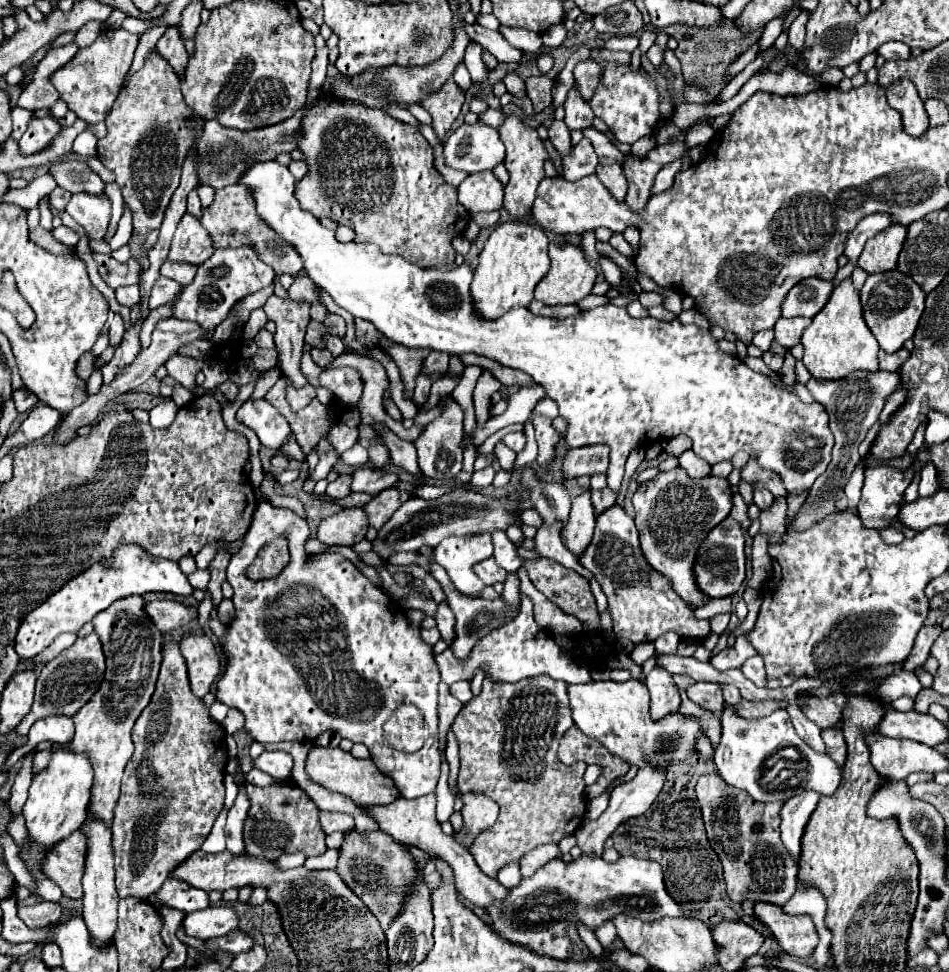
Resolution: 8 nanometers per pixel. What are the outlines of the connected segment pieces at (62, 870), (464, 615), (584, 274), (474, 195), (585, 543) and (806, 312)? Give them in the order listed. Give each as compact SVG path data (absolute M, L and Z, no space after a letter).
M75 831L73 835L57 843L43 861L43 871L47 873L47 877L53 879L69 899L83 897L81 877L85 873L85 851L87 839L81 831Z
M433 563L431 569L433 569L431 575L445 587L445 595L447 595L447 599L449 599L449 607L453 609L453 613L455 613L455 617L457 617L457 637L455 637L455 641L453 641L453 645L451 645L451 649L453 649L453 653L455 653L457 659L461 659L461 661L467 659L469 653L471 653L471 649L473 649L473 645L475 645L481 637L485 637L489 631L497 629L497 627L501 625L501 619L503 619L503 623L509 623L509 621L513 621L513 619L517 617L517 613L519 613L519 607L517 607L517 605L507 605L501 597L497 597L495 601L469 599L469 597L461 595L461 593L453 587L453 583L451 583L447 571L441 569L441 565L435 565L435 563Z
M551 243L549 257L551 257L551 269L541 279L541 283L537 283L535 299L543 301L545 305L567 305L567 303L577 303L591 293L595 279L597 279L597 273L587 263L587 259L579 247L569 245L569 243L561 243L561 245Z
M491 171L473 173L459 185L459 203L473 215L481 211L501 209L503 185Z
M585 493L585 495L573 499L569 523L565 525L561 541L579 559L581 551L585 551L585 547L589 547L593 529L595 529L595 517L593 517L591 493Z
M805 279L803 283L797 283L789 295L783 301L783 317L809 317L817 315L821 307L829 301L829 295L833 293L833 283L825 279Z

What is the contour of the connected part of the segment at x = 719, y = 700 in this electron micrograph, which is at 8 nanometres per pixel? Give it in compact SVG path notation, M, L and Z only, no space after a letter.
M693 683L685 693L693 703L713 711L715 715L723 711L723 695L717 683Z

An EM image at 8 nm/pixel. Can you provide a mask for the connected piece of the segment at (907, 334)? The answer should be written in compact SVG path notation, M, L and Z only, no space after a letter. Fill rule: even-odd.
M887 271L887 273L875 273L869 275L863 289L859 291L861 307L863 307L863 319L875 339L879 341L881 349L885 353L895 353L903 347L907 339L913 337L917 323L921 319L921 313L925 309L925 293L921 287L901 271Z

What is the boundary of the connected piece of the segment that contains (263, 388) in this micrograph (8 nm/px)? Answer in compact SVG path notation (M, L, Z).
M271 369L265 373L262 373L258 378L253 394L251 395L252 399L263 398L269 389L279 380L280 373L276 369Z

